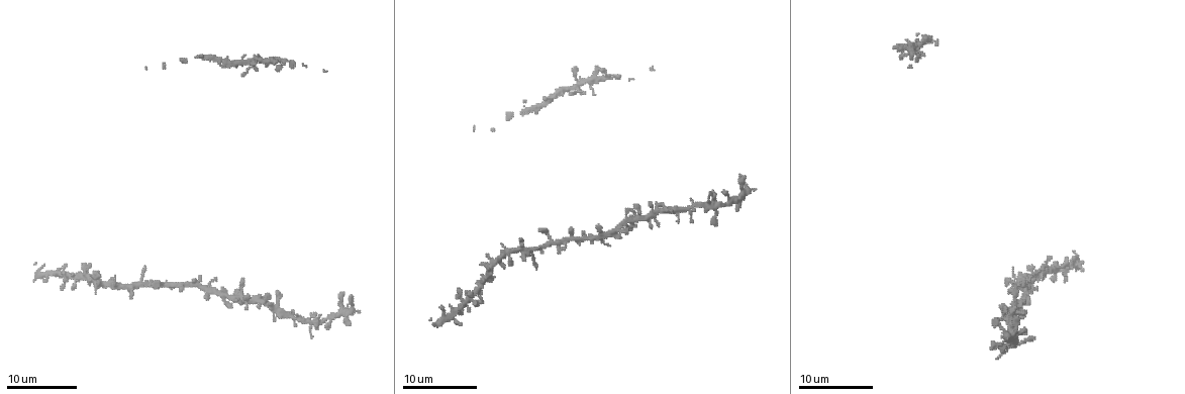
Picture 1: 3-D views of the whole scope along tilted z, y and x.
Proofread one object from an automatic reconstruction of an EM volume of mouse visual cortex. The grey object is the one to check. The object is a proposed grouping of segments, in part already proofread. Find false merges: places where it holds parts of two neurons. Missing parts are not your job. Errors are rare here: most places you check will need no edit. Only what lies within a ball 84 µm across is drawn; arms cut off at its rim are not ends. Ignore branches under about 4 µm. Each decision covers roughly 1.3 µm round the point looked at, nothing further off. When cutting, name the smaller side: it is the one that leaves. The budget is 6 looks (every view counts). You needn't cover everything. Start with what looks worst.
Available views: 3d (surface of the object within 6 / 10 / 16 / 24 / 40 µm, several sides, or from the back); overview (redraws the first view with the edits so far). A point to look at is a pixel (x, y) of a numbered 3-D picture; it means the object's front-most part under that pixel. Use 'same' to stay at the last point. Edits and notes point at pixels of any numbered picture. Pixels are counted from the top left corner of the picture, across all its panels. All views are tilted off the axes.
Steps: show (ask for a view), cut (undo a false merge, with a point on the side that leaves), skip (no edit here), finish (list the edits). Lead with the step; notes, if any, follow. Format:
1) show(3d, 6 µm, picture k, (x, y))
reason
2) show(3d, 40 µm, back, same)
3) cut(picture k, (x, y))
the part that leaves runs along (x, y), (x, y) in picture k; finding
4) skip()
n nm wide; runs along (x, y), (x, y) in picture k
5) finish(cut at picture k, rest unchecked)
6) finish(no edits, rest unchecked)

show(3d, 6 µm, picture 1, (1017, 304))
three arms meet

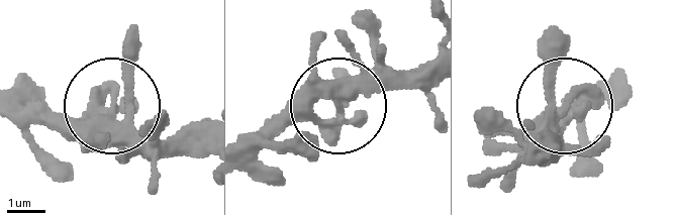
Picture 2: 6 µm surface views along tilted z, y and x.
skip()
3 arms; runs along (159, 149), (114, 108), (128, 80), (128, 25) in picture 2; all the same neuron

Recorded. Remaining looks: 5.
show(3d, 10 µm, picture 1, (550, 242))
three-way junction

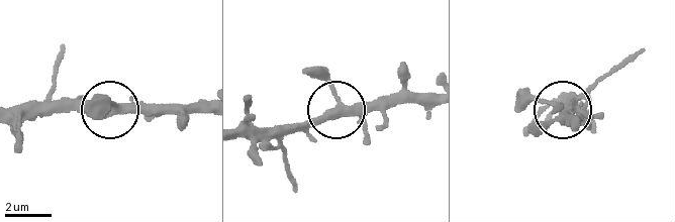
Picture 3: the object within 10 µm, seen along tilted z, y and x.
show(3d, 6 µm, picture 3, (340, 105))

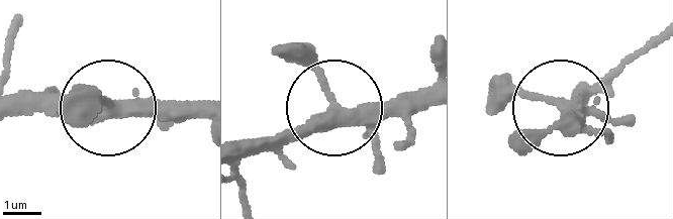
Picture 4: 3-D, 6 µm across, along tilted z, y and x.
skip()
side arm 38 µm; 3 arms; continuous, no second neuron

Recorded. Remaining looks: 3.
show(3d, 10 µm, picture 1, (323, 320))
a narrow waist

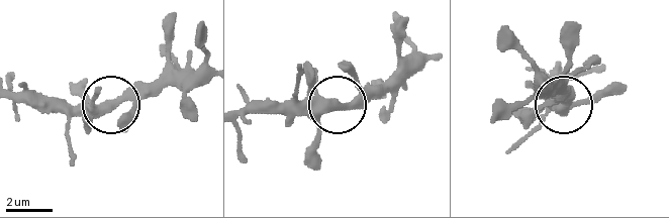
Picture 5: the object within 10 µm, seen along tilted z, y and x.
skip()
380 nm wide; runs along (16, 93), (74, 105), (114, 104), (144, 95), (173, 73) in picture 5; all the same neuron

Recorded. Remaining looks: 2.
finish(no edits, rest unchecked)

